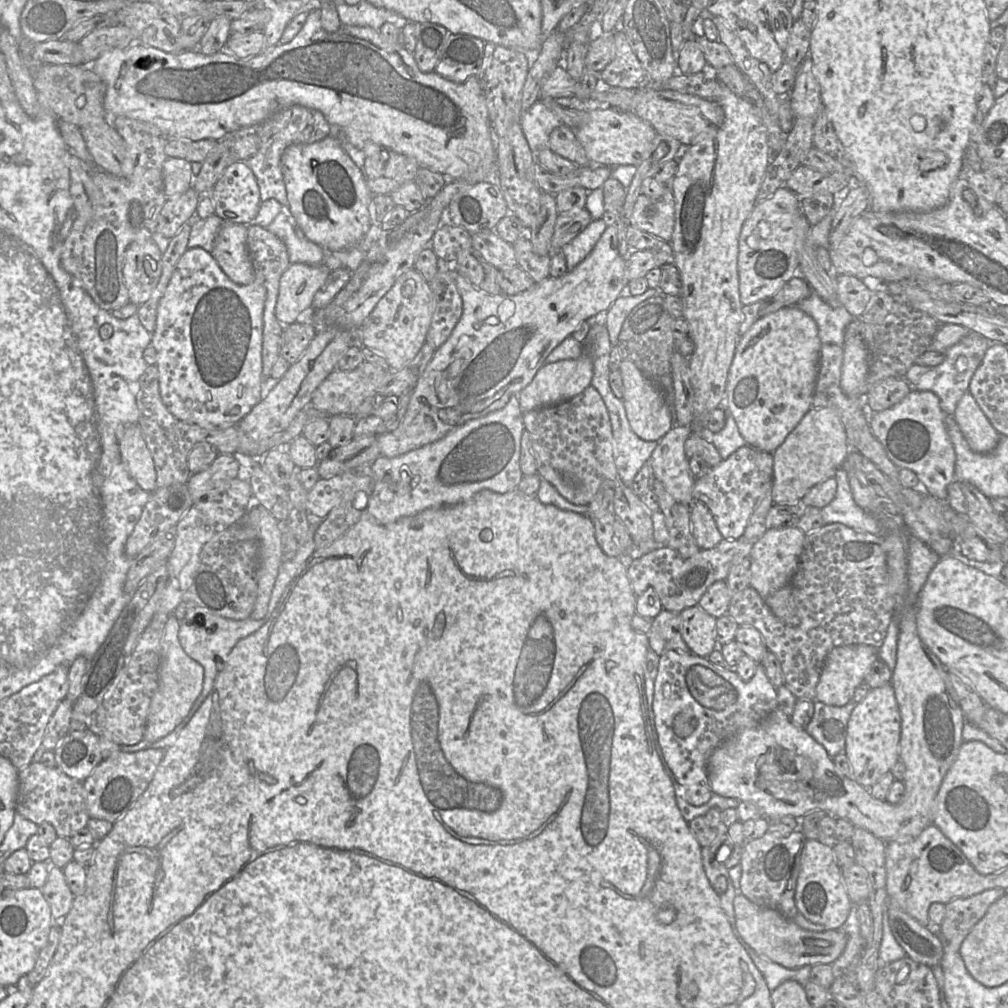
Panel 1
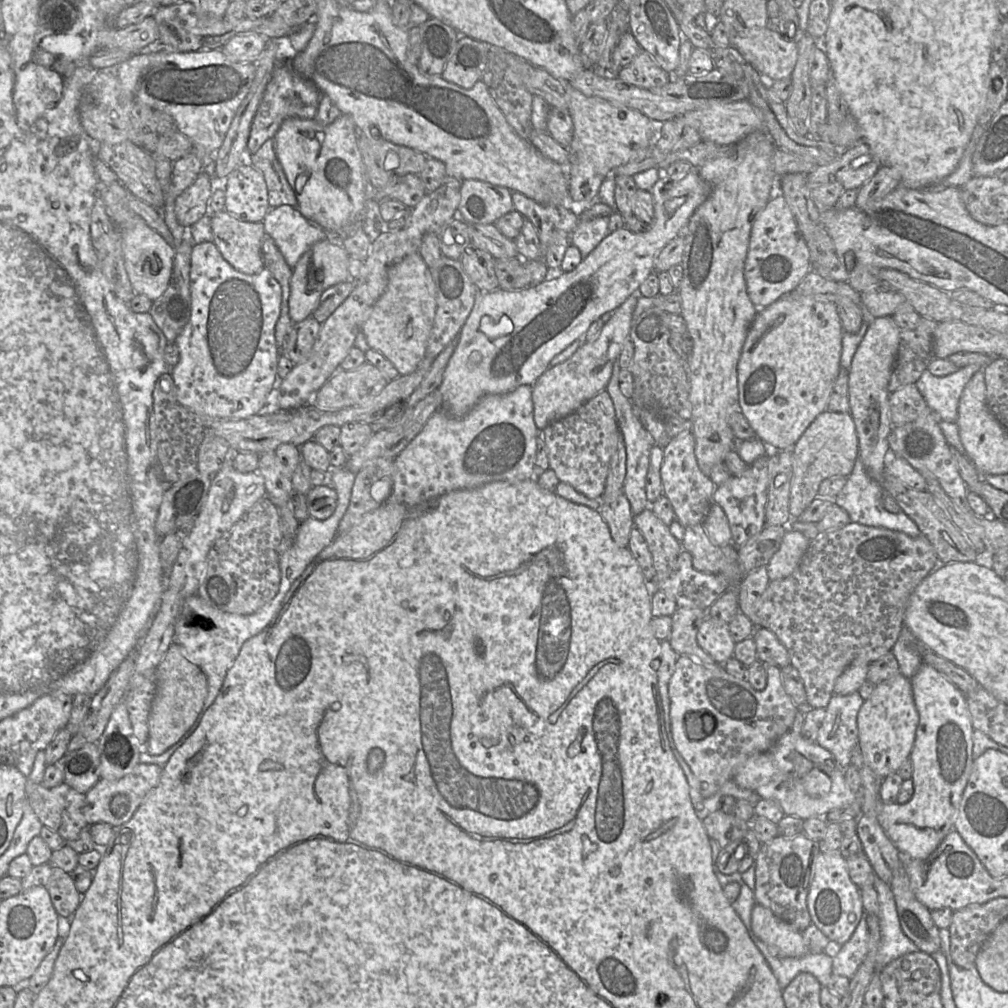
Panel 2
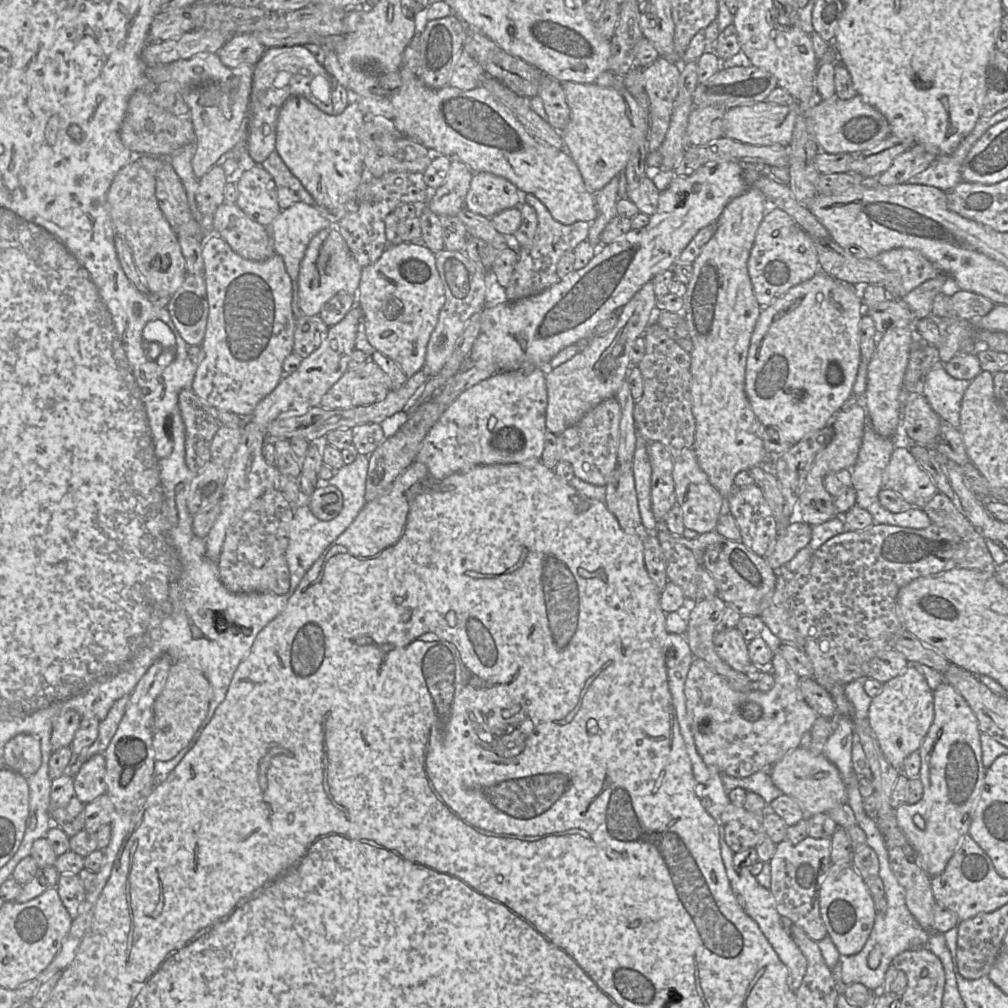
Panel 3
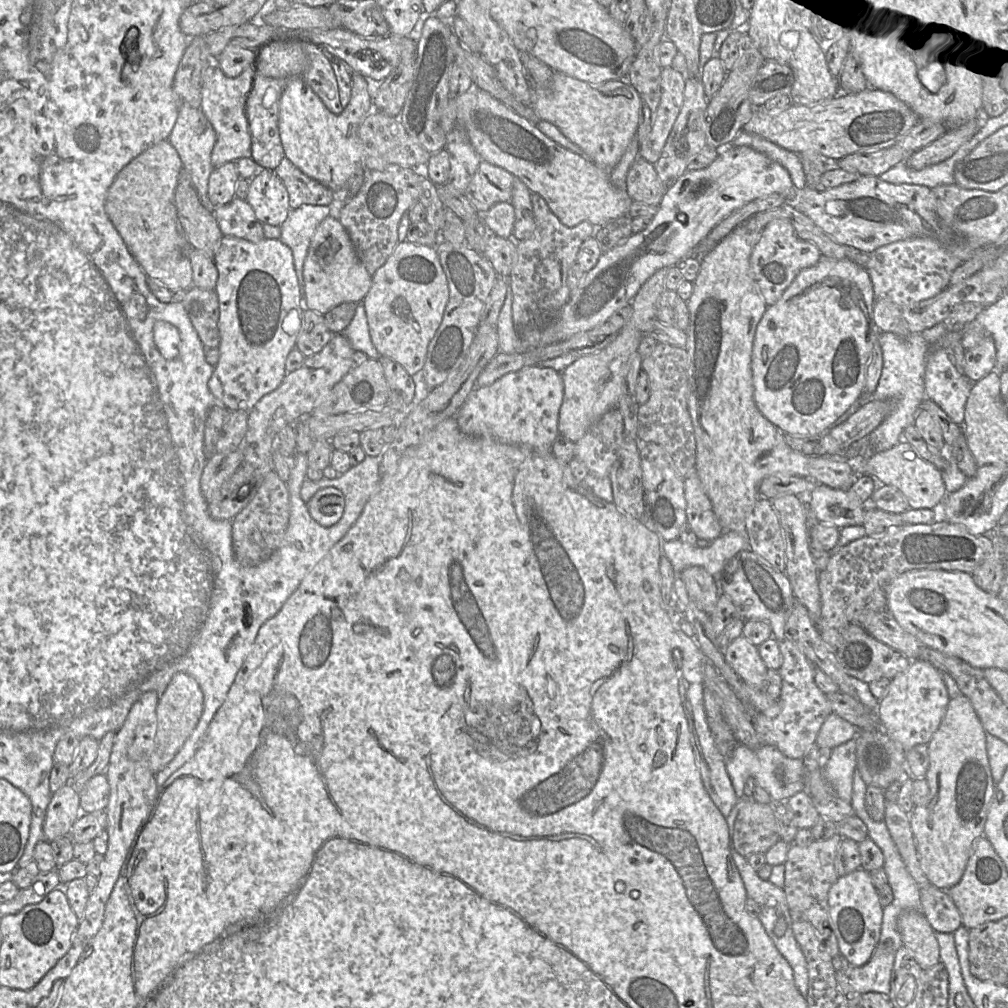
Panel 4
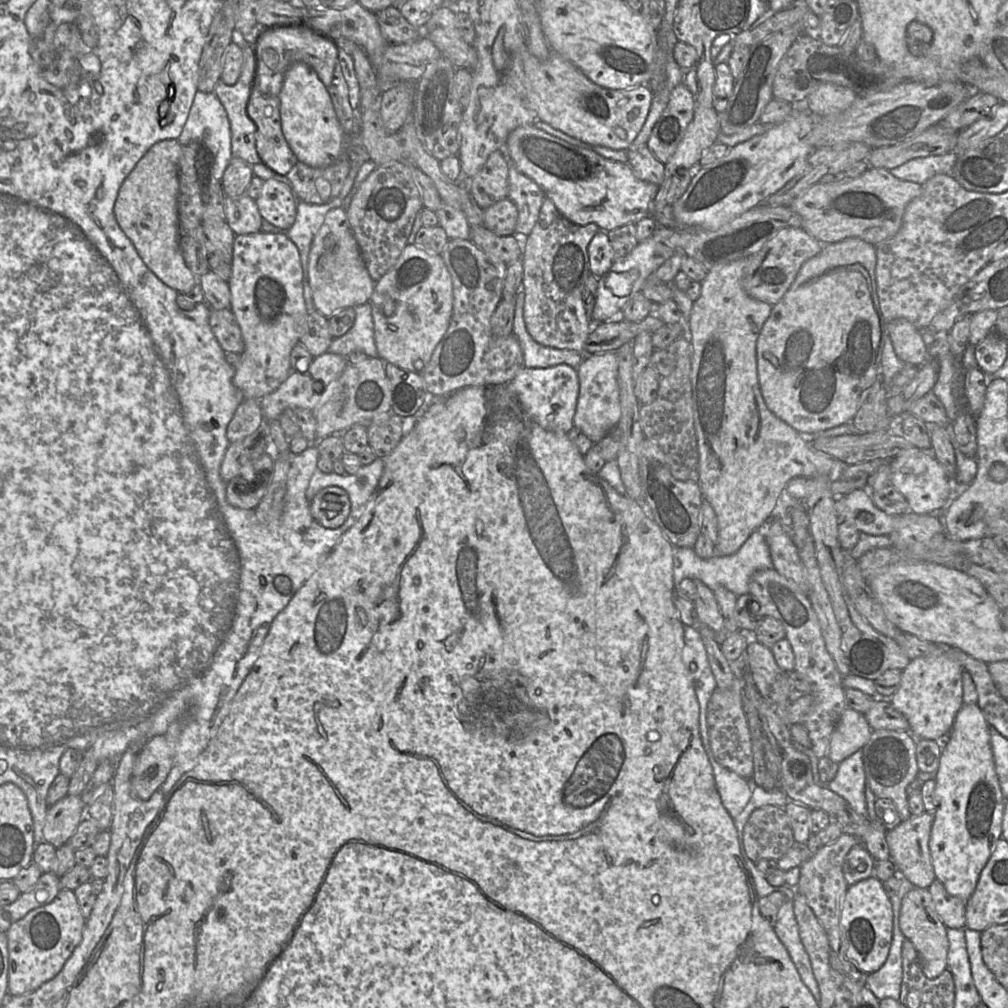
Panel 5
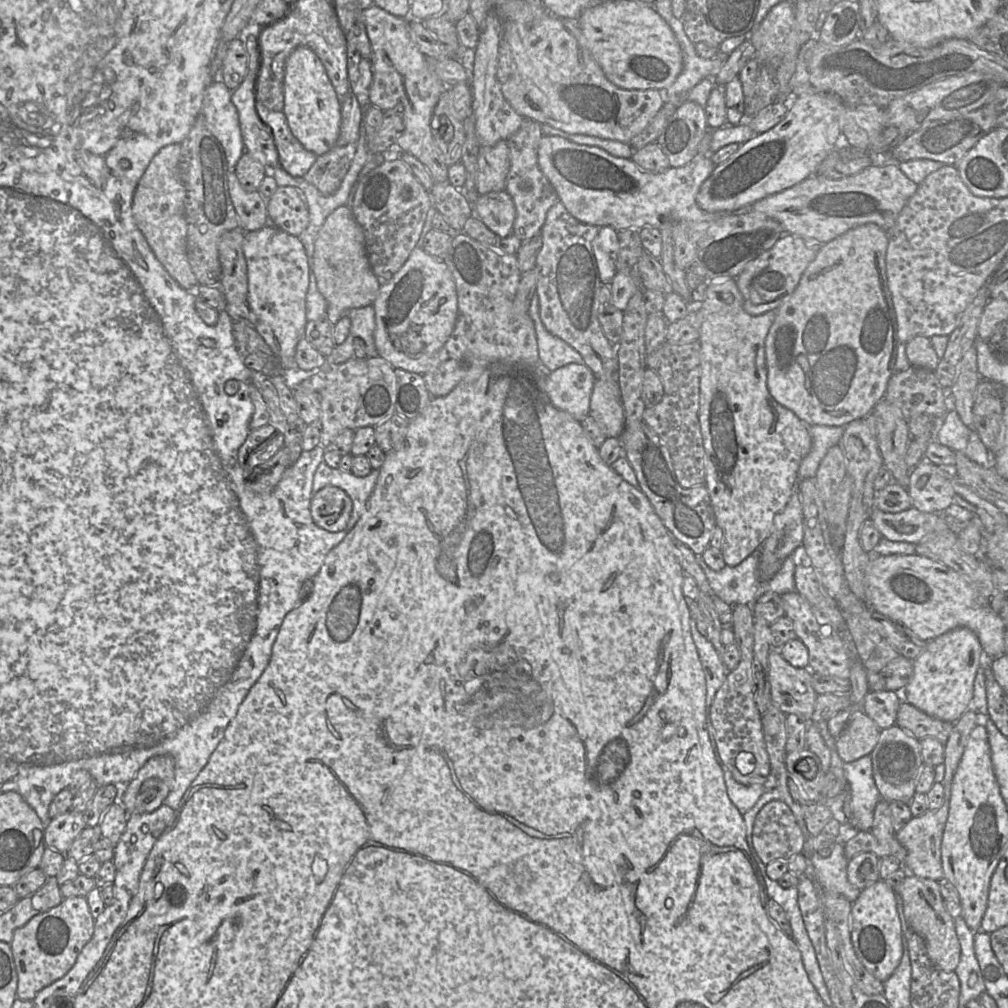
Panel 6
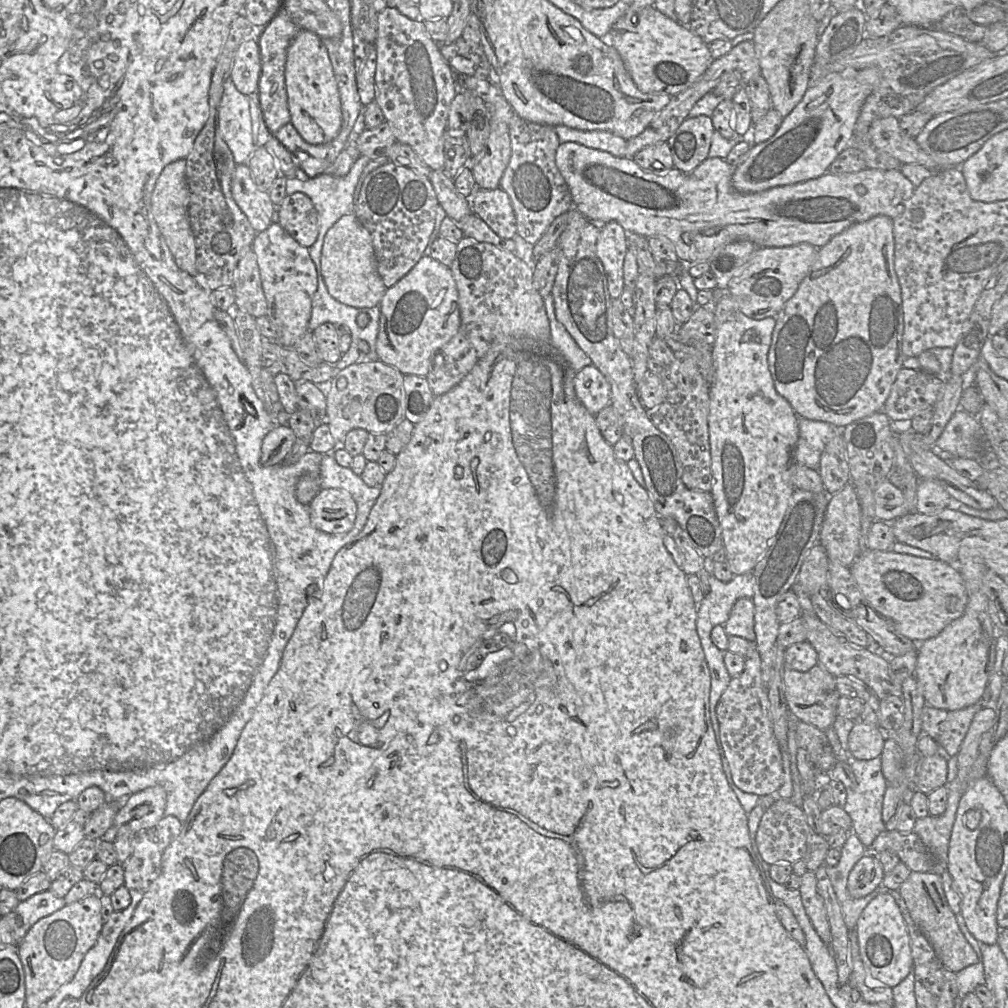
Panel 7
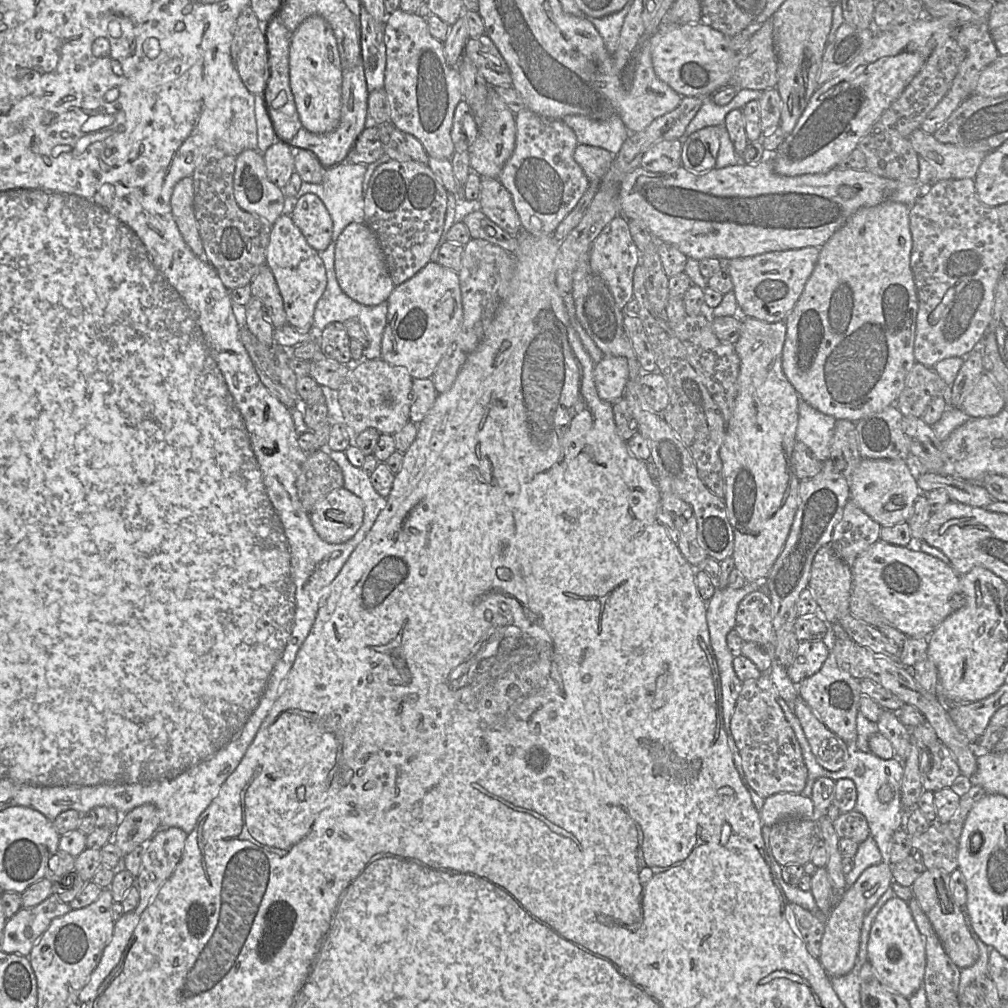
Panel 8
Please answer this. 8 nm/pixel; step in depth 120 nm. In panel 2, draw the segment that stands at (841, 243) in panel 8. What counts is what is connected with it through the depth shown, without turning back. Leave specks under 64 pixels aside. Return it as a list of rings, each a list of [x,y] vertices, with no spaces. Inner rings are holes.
[[[788,293],[757,312],[737,367],[739,405],[758,438],[766,445],[779,450],[792,449],[815,418],[828,411],[828,401],[841,369],[844,332],[836,304],[811,296]]]

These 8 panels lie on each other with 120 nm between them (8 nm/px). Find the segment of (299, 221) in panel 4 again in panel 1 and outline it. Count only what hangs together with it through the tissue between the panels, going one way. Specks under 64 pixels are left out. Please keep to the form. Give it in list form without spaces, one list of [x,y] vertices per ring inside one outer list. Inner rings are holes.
[[[284,207],[266,228],[285,244],[291,264],[321,265],[325,253],[349,251],[354,248],[329,251],[311,242],[296,227],[289,209]]]

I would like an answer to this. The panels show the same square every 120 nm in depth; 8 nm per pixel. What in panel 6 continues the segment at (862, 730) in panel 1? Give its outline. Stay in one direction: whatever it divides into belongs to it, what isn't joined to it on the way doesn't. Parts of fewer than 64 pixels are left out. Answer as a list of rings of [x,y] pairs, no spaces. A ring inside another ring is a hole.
[[[967,627],[940,635],[913,660],[912,678],[901,693],[903,701],[939,720],[956,722],[970,709],[975,677],[986,656],[977,635]]]

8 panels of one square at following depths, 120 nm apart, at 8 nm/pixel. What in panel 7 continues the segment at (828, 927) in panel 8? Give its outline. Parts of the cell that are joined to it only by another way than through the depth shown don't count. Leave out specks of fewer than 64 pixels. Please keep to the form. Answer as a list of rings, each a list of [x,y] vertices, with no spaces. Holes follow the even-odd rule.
[[[866,853],[849,873],[847,888],[851,897],[862,898],[882,885],[885,875],[878,855]]]

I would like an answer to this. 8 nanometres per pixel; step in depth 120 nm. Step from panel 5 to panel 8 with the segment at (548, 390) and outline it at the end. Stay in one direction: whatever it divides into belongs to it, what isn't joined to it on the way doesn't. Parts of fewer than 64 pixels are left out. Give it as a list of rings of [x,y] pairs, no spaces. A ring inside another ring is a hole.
[[[605,355],[594,366],[598,396],[611,404],[623,397],[628,377],[628,362],[624,357]]]

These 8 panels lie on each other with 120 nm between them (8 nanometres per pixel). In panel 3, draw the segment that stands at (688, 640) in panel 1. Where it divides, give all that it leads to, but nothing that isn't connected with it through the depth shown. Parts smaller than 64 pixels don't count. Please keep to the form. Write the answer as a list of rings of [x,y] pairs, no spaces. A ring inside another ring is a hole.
[[[736,628],[716,632],[713,644],[718,656],[736,671],[744,673],[752,664],[748,644]]]

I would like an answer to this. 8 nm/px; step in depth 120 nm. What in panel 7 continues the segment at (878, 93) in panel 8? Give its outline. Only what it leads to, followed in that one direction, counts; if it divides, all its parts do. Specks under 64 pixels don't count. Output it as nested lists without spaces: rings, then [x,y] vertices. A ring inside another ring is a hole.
[[[866,68],[846,69],[812,82],[778,131],[770,139],[753,144],[745,160],[735,166],[733,187],[741,193],[757,193],[826,174],[835,158],[849,147],[862,105],[878,79],[878,69]]]

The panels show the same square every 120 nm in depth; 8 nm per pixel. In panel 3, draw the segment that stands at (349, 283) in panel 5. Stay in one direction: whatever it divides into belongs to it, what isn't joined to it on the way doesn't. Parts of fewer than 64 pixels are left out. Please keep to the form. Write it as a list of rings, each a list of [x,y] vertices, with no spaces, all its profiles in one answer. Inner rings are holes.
[[[335,226],[318,232],[309,242],[300,263],[298,276],[298,306],[302,315],[319,315],[324,304],[339,292],[356,294],[362,267],[352,256],[340,231]]]

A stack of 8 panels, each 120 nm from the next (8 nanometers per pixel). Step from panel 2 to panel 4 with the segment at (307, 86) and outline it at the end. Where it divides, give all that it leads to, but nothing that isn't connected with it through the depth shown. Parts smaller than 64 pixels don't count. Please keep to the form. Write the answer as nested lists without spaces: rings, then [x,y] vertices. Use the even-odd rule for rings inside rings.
[[[306,45],[309,64],[301,75],[306,83],[321,98],[324,105],[333,114],[339,115],[344,108],[341,105],[337,79],[330,60],[326,57],[321,47]],[[255,66],[252,89],[246,101],[246,115],[251,135],[250,158],[261,168],[268,170],[275,170],[285,157],[279,133],[279,111],[286,81],[266,77],[259,73],[257,66]]]

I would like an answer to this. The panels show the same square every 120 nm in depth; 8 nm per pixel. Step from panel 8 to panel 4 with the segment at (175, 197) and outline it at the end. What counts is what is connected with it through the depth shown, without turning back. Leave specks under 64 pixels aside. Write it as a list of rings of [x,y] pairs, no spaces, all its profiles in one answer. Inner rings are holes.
[[[168,139],[150,146],[126,165],[110,186],[106,212],[130,253],[148,276],[169,290],[193,286],[188,241],[183,235],[175,206],[175,190],[183,165]]]

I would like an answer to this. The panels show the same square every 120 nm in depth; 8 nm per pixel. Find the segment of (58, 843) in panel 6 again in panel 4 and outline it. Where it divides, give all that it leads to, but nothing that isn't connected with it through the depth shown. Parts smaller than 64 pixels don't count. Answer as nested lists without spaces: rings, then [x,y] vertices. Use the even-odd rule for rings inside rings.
[[[71,783],[52,793],[43,823],[44,839],[51,842],[70,836],[73,824],[81,814],[79,793]]]

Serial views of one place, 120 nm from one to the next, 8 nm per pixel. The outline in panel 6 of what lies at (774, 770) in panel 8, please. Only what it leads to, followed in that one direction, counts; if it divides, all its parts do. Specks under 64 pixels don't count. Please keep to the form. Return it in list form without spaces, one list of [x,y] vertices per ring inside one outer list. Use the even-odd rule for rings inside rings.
[[[750,605],[732,606],[731,629],[735,643],[740,649],[741,659],[737,667],[728,672],[725,682],[715,694],[709,711],[711,725],[714,729],[716,757],[719,763],[723,763],[730,770],[736,782],[747,786],[764,785],[771,772],[761,714],[754,700],[753,625],[754,616]]]

